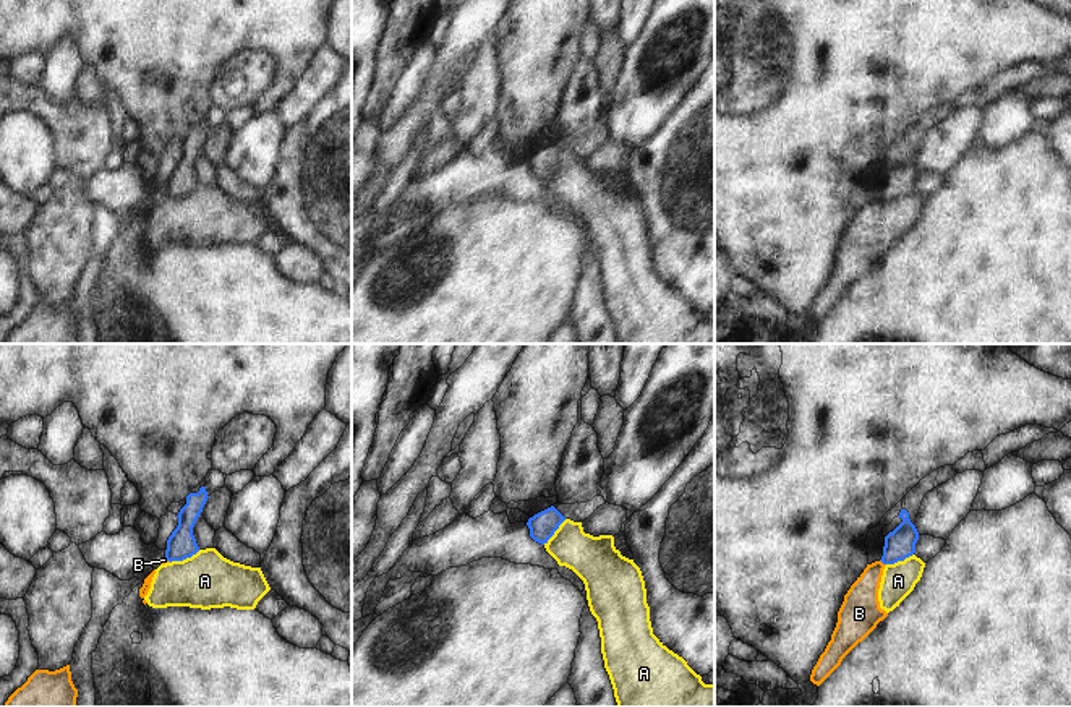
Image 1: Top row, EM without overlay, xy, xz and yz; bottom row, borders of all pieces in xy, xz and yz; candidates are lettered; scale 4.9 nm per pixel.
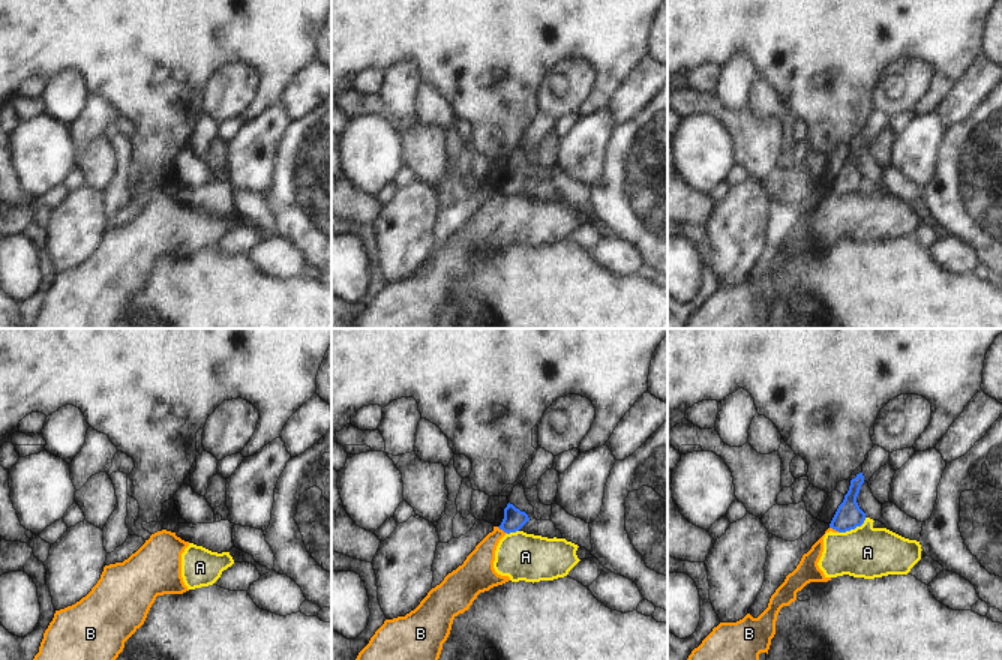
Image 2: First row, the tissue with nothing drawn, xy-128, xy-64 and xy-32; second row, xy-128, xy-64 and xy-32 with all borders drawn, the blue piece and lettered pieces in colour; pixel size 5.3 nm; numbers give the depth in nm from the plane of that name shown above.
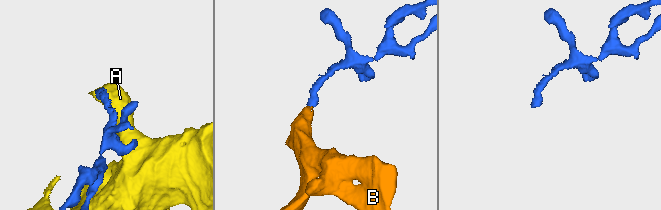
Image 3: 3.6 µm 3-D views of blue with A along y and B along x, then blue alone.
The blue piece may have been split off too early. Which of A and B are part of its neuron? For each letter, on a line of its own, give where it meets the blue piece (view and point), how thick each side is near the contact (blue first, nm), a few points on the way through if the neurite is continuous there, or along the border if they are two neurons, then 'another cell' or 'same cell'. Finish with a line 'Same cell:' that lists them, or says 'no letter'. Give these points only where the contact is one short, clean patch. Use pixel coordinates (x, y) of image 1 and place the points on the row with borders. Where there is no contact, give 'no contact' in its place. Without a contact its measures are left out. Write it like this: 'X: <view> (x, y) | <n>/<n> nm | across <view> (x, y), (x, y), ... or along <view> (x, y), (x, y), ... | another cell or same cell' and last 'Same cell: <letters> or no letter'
A: xy (185, 558) | 140/280 nm | along xy (200, 550), (170, 563) | another cell
B: yz (883, 563) | 150/190 nm | along yz (880, 560), (885, 565) | another cell
Same cell: no letter

